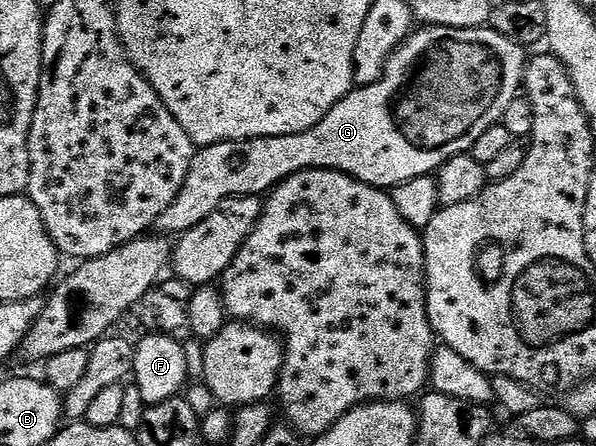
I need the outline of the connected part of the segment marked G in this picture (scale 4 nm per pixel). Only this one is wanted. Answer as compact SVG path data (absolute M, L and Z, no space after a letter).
M435 25L421 26L419 29L413 30L412 34L400 44L400 48L389 57L388 64L384 66L384 76L378 82L374 85L356 87L345 99L338 101L338 105L334 105L334 109L330 109L330 113L326 113L326 117L322 117L322 121L318 121L318 125L314 125L314 129L306 129L306 133L290 133L286 137L235 139L234 141L215 143L209 147L199 148L190 165L190 173L186 173L186 181L182 185L178 197L168 206L166 213L162 213L158 217L155 230L168 237L179 237L185 231L194 229L194 225L206 221L206 217L210 217L210 213L214 213L214 209L218 209L218 205L222 205L222 201L243 195L263 196L265 193L271 192L272 188L277 187L282 181L286 181L291 175L297 175L303 171L341 171L354 176L358 181L369 183L371 187L381 189L395 189L406 181L414 181L414 177L439 172L440 166L446 161L450 161L456 155L469 154L478 139L482 137L482 133L503 120L506 105L510 105L510 101L514 101L521 94L525 70L525 48L519 47L517 43L506 37L502 37L502 33L493 31L491 26L475 27L474 29L454 29L453 27Z

